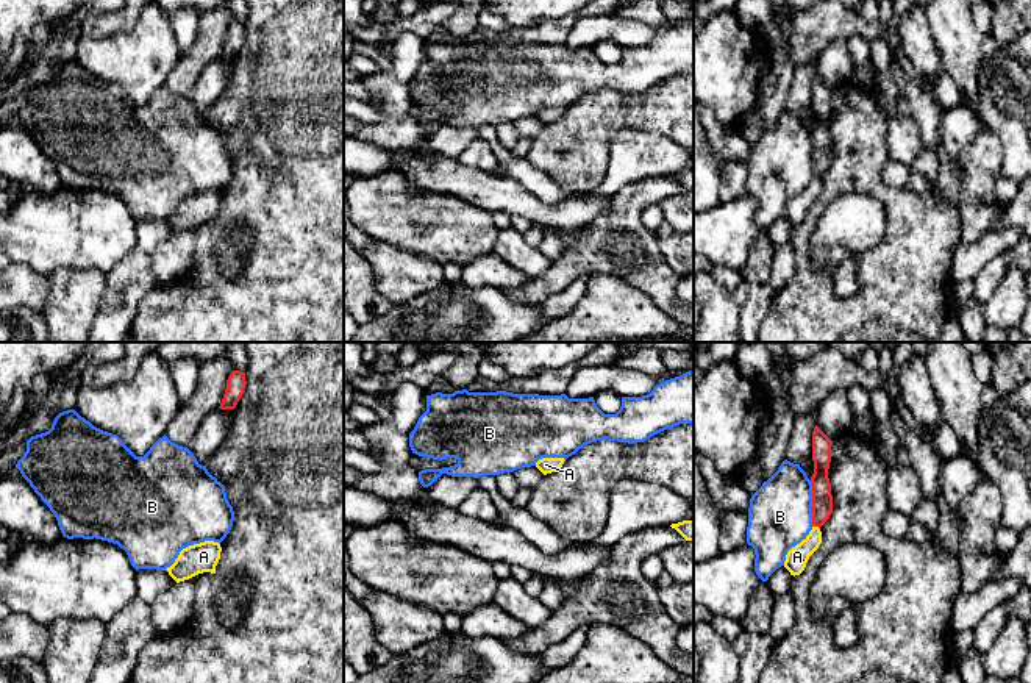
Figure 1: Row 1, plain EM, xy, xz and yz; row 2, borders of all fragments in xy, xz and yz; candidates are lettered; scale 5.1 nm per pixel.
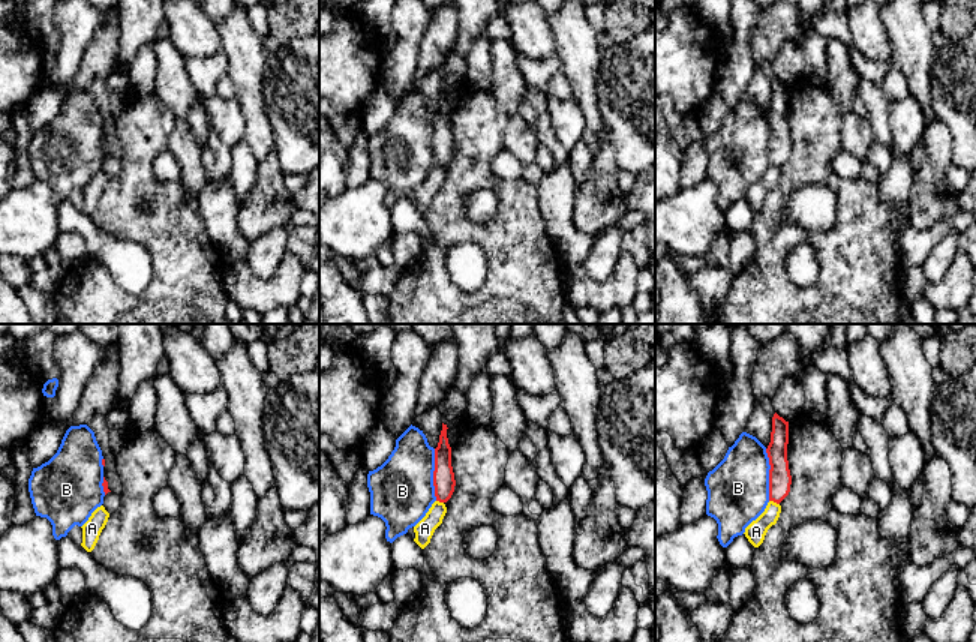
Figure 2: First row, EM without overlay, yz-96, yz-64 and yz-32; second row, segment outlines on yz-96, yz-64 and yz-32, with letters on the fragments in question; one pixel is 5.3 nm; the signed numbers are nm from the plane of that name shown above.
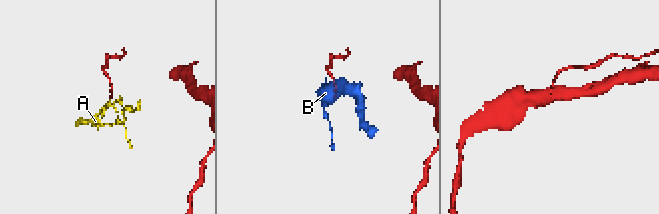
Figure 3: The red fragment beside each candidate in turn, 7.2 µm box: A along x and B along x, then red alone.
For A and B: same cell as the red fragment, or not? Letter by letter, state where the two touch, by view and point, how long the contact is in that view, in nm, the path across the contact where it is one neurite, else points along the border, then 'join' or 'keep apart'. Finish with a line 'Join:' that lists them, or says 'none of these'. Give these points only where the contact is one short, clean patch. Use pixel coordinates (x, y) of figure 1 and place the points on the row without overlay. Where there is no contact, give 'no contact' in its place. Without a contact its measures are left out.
A: yz (817, 175) | 40 nm | along yz (814, 175), (819, 178) | keep apart
B: yz (813, 153) | 240 nm | along yz (809, 130), (811, 172), (814, 175) | keep apart
Join: none of these

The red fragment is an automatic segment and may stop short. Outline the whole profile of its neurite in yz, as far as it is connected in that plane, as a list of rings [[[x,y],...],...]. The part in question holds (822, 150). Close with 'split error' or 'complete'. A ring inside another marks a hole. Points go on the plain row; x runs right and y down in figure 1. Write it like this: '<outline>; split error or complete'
[[[815,75],[812,81],[812,175],[822,177],[833,163],[831,133],[828,119],[833,91]]]; complete

